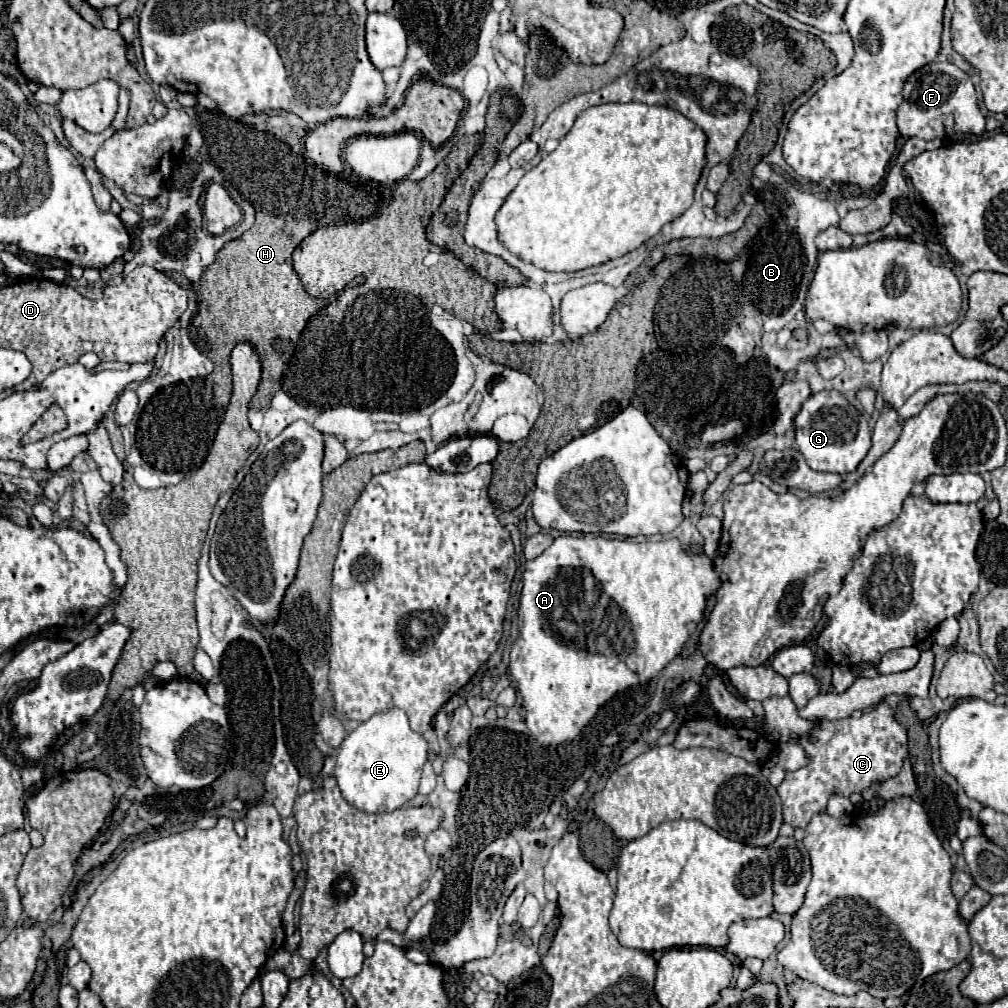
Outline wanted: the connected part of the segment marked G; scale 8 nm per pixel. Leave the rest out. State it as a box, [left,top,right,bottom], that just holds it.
[795,390,871,476]

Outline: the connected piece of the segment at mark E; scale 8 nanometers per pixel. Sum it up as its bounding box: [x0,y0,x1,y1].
[335,708,427,814]

